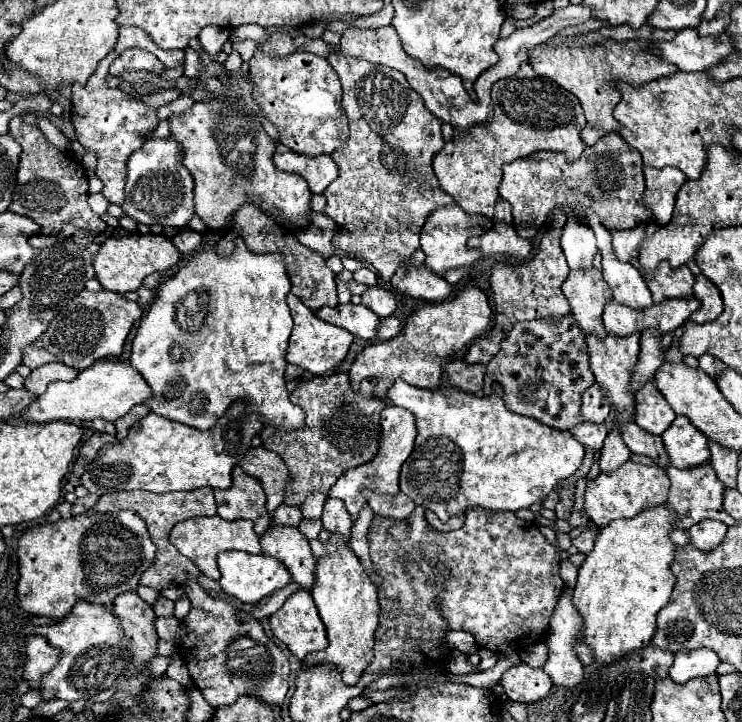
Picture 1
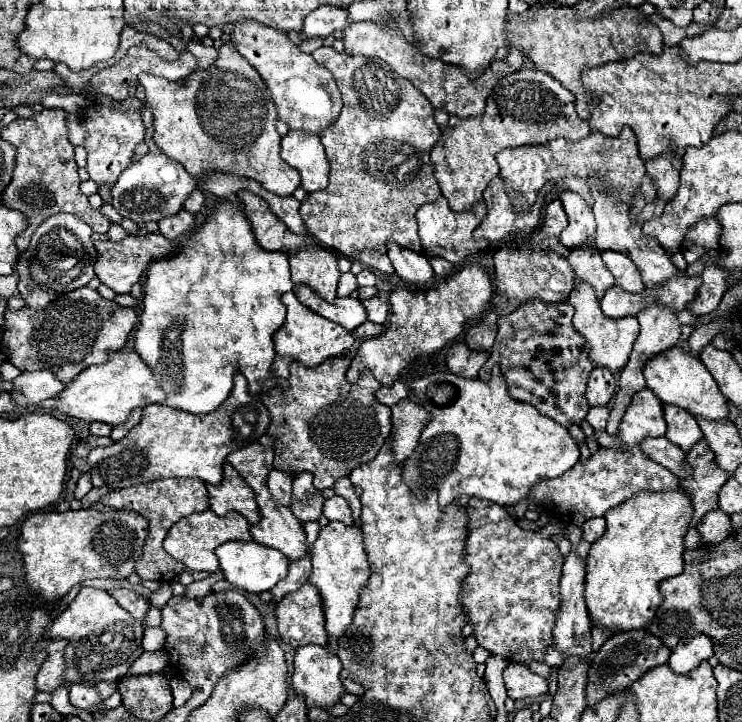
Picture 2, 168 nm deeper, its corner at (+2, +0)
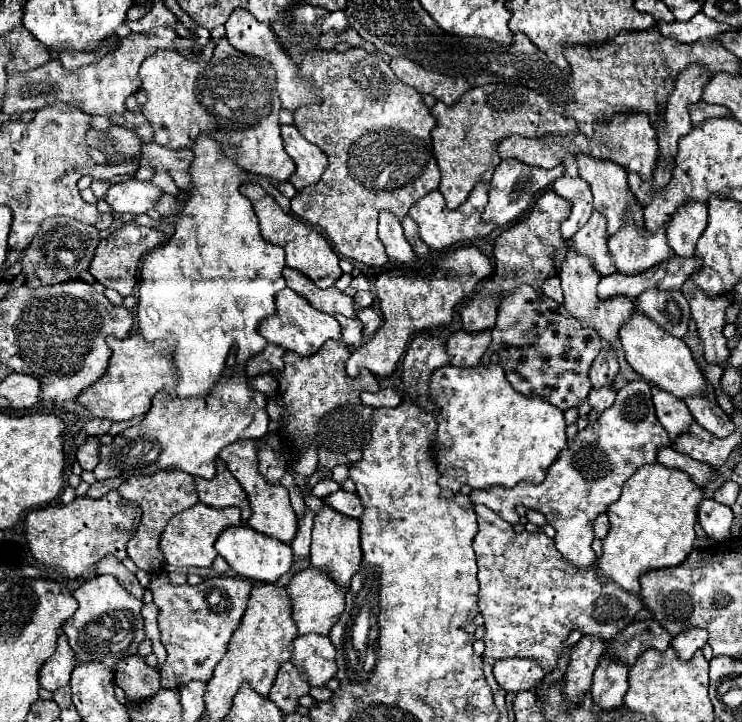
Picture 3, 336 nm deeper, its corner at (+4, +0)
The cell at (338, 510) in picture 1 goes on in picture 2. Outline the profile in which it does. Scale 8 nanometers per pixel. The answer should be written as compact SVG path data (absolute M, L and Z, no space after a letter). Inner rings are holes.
M333 496L333 498L325 500L325 504L323 504L323 516L327 520L339 520L343 524L353 524L351 508L349 508L347 500L341 498L341 496Z

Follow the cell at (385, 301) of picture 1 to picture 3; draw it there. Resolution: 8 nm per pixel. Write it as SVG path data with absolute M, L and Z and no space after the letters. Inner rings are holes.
M363 308L361 312L357 312L357 318L363 322L363 336L365 338L369 338L381 326L381 318L373 308Z

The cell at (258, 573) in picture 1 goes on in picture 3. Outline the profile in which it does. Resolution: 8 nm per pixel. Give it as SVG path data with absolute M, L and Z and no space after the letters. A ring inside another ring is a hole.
M245 524L223 530L215 542L215 548L217 548L219 556L223 556L227 560L227 564L233 568L233 572L237 576L251 578L253 582L277 582L293 566L293 550L289 544L279 542L271 536L265 536Z

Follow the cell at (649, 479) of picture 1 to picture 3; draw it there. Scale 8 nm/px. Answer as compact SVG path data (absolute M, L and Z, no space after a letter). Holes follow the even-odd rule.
M643 380L629 382L617 392L613 406L599 414L597 422L579 430L577 436L569 440L561 458L549 466L545 482L521 482L521 486L513 486L513 490L505 490L505 486L495 486L493 490L473 490L471 502L485 504L511 524L517 524L517 504L541 512L547 518L547 524L551 524L557 532L557 550L577 568L587 568L593 564L593 558L597 558L591 548L591 542L595 540L593 520L619 500L625 480L633 476L639 466L657 462L657 452L667 446L671 446L671 440L655 416L651 386Z

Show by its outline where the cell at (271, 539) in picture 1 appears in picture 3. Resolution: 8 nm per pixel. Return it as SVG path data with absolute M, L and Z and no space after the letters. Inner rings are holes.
M241 440L241 442L233 442L229 446L225 446L225 450L221 450L219 454L225 462L227 468L231 470L231 474L239 480L239 484L243 486L243 490L247 492L247 498L251 502L251 518L247 520L247 524L267 536L273 536L285 544L289 544L295 534L297 534L297 516L291 508L289 502L289 492L287 488L283 488L281 484L269 484L261 472L257 470L257 446L255 440Z

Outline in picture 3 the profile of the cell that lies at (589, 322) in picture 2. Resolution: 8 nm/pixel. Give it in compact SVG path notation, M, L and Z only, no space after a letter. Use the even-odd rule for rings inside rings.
M569 240L567 242L567 250L565 250L565 262L559 262L555 260L555 268L557 268L557 276L561 280L561 288L563 288L563 296L565 296L565 302L563 306L583 322L583 326L587 328L595 328L599 332L599 336L613 344L617 340L617 334L619 334L619 328L627 322L627 318L631 316L633 312L633 300L631 298L625 298L625 296L613 296L613 298L607 298L607 300L601 300L597 296L597 282L601 280L601 276L597 274L597 270L593 270L593 262L589 262L589 258L585 258L583 254L575 254L573 246L569 246Z

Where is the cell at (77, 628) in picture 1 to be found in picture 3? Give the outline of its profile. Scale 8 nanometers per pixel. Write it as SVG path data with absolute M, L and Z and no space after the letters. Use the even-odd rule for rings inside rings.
M95 576L87 580L73 592L75 600L79 602L77 612L65 622L63 630L69 638L69 644L75 652L75 662L101 662L107 668L115 668L115 664L127 656L137 654L137 646L145 640L143 632L143 616L141 606L143 602L131 598L131 594L117 582L113 576Z

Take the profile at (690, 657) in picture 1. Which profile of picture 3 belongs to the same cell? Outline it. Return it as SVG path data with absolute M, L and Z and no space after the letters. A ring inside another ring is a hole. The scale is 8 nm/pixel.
M689 628L677 634L671 642L671 646L677 650L681 660L689 660L695 654L695 650L703 648L705 644L707 644L707 630L703 628Z

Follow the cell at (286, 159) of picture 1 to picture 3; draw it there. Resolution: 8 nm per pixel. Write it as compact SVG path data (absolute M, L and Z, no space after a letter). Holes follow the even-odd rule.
M281 126L281 136L285 142L285 152L295 160L297 170L289 182L301 190L309 184L315 184L327 168L327 156L323 150L307 142L295 126Z

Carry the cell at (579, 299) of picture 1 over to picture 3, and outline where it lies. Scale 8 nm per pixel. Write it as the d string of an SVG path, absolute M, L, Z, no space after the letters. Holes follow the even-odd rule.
M593 210L589 222L571 238L571 244L579 254L585 254L593 260L601 276L609 276L613 270L617 270L607 248L607 222L601 212Z

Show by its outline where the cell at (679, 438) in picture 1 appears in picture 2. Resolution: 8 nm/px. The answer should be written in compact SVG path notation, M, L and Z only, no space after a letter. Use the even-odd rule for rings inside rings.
M665 406L665 420L667 420L667 438L677 444L683 452L689 452L701 438L701 430L697 426L697 420L681 408Z

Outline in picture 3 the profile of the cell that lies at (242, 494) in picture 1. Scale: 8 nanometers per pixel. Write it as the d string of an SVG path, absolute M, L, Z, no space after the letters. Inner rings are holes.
M217 458L217 474L211 480L205 478L193 478L197 496L203 504L213 506L213 508L227 508L227 506L237 506L241 508L241 520L247 522L251 516L249 500L241 484L233 478L233 474L227 470L225 462Z

